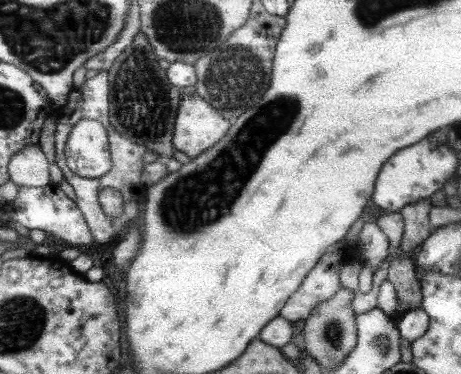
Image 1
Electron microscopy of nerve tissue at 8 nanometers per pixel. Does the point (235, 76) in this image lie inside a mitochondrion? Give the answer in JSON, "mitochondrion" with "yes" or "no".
{"mitochondrion":"yes"}

